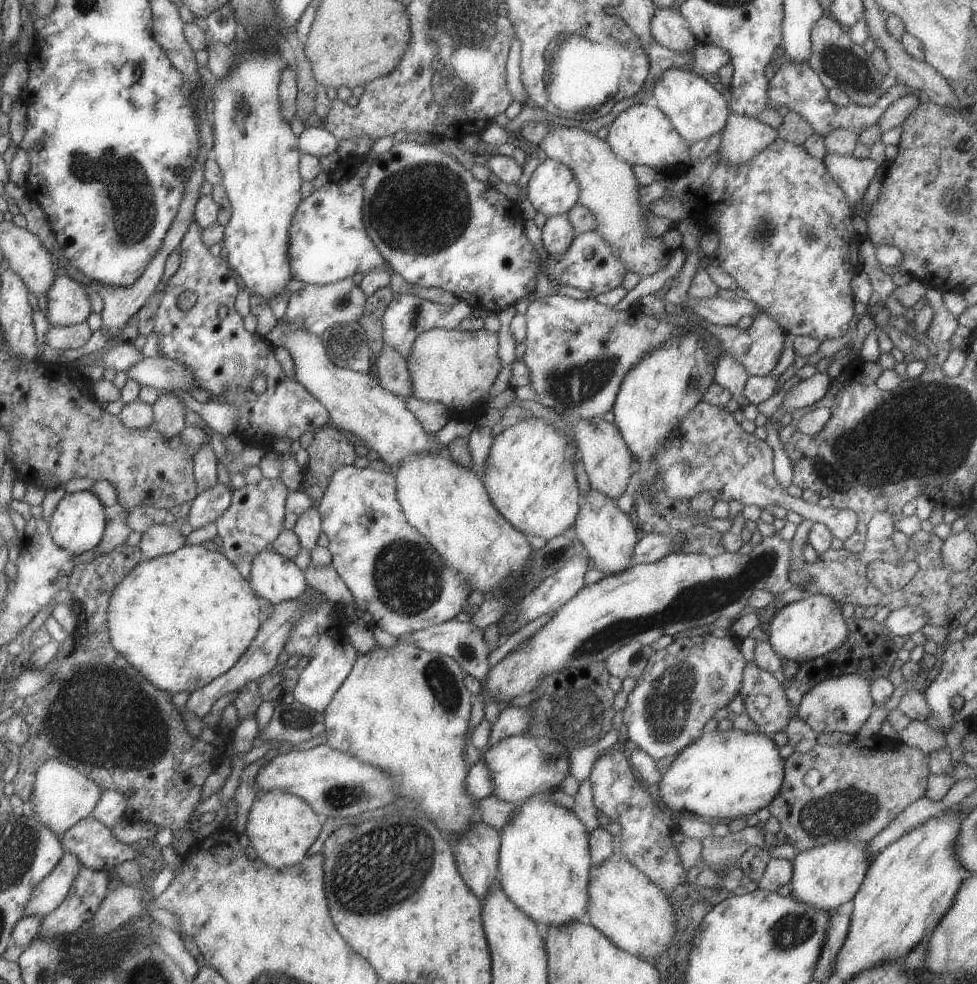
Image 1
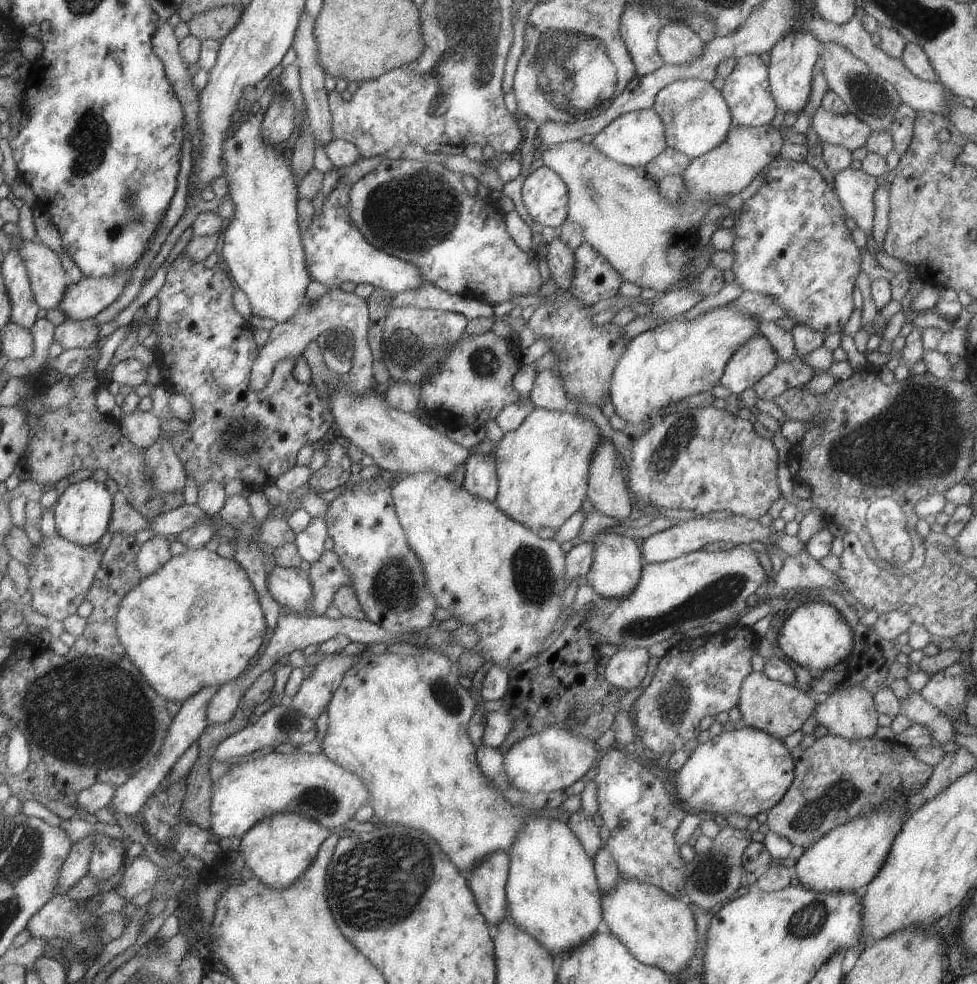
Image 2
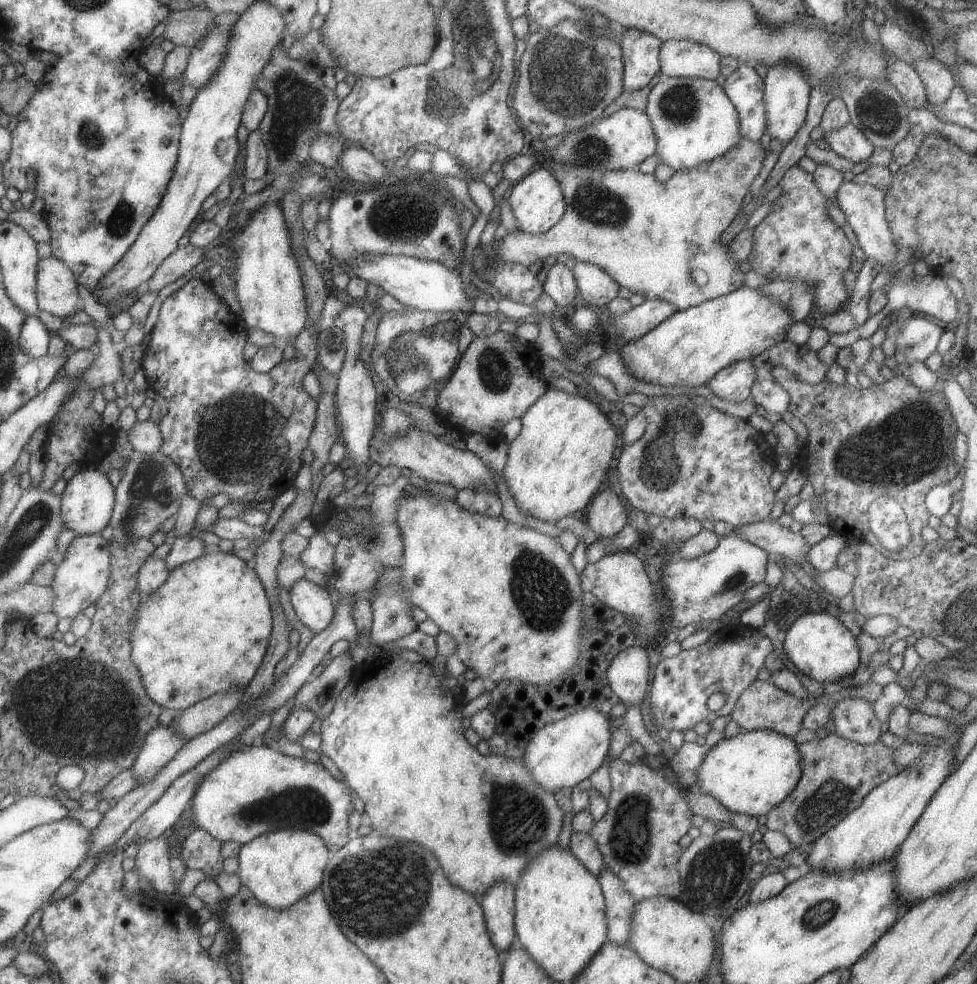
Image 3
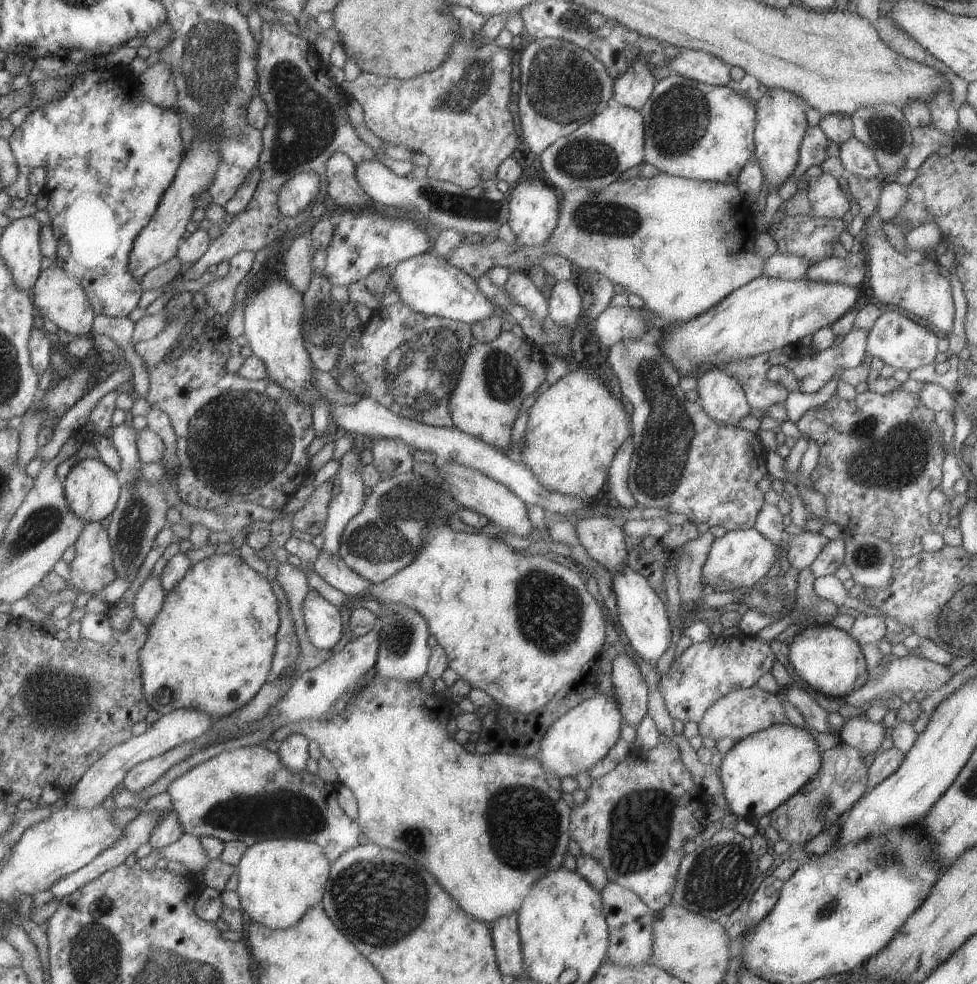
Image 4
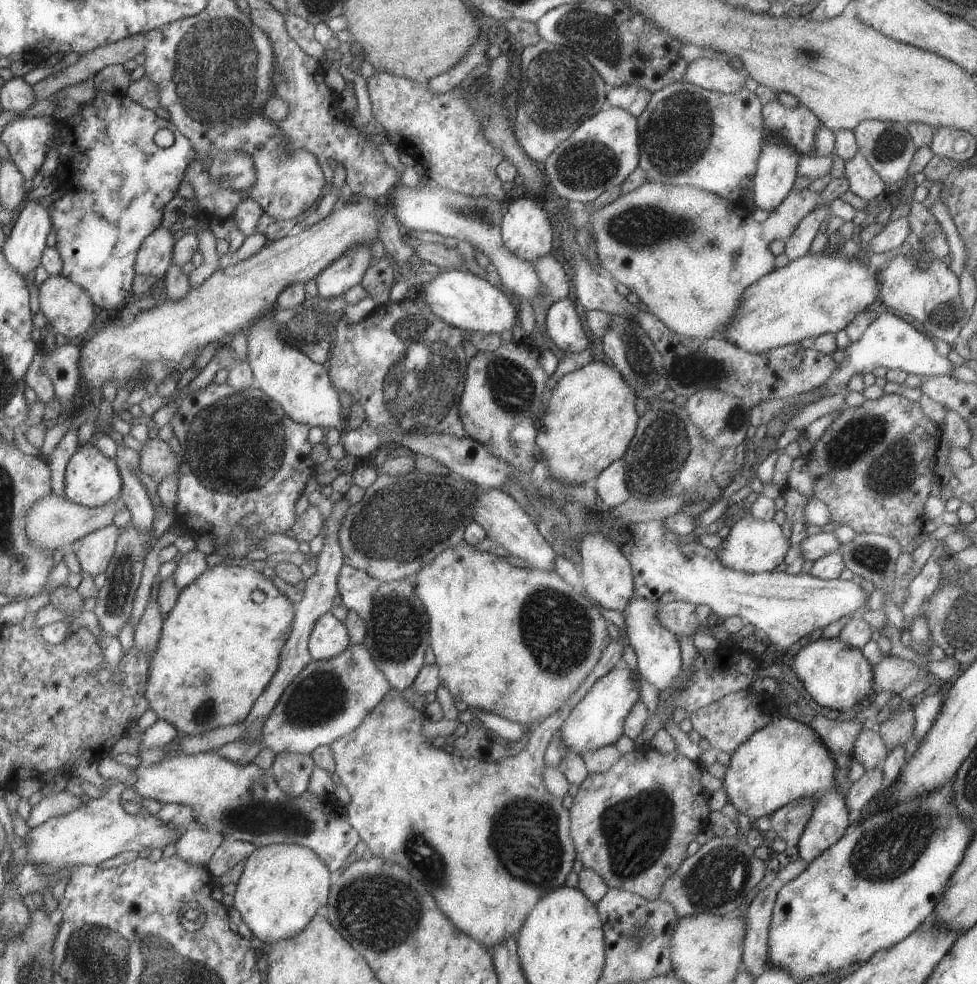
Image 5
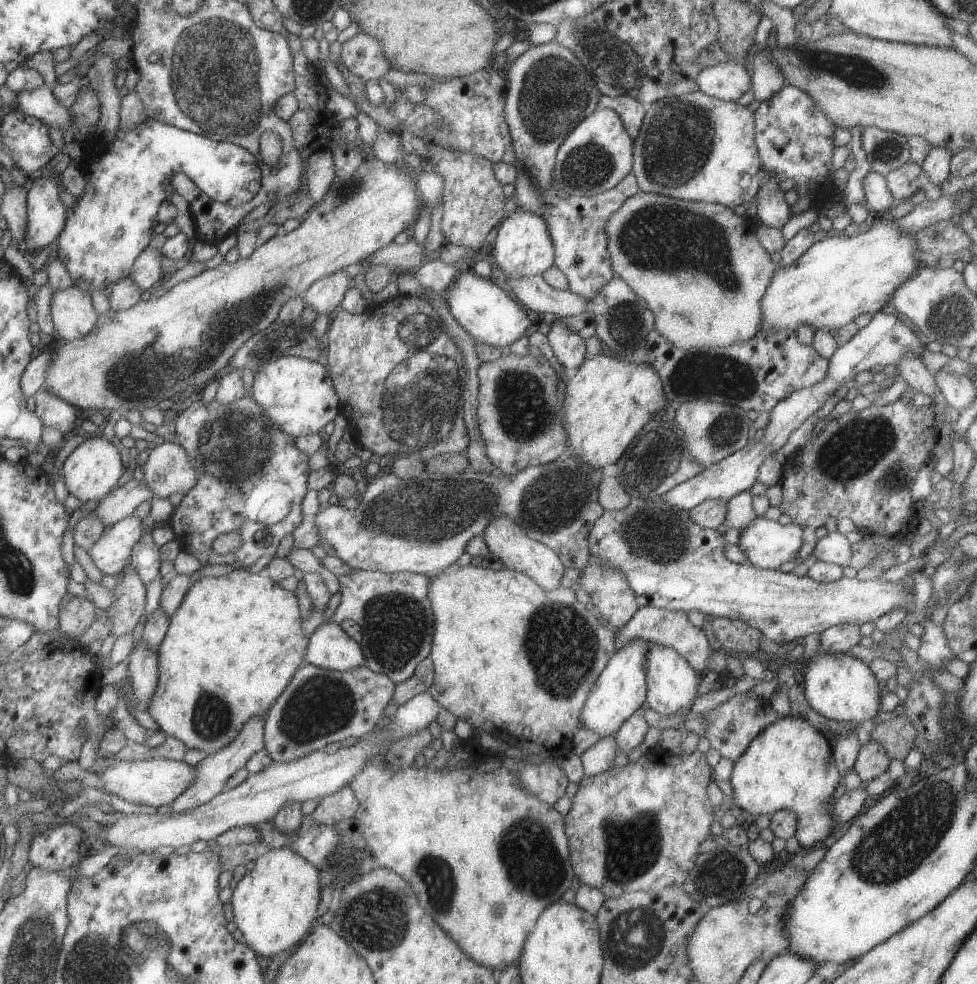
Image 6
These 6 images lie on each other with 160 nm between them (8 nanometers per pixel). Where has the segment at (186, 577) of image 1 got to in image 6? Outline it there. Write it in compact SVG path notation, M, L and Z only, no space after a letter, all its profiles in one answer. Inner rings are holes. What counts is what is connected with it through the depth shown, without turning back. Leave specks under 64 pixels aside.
M234 569L231 572L218 577L204 576L196 582L191 582L185 596L181 599L180 606L168 618L168 627L165 636L158 644L158 681L151 700L146 708L149 716L158 724L160 730L165 734L180 740L188 749L195 749L206 752L207 755L221 750L239 732L243 723L252 716L261 716L269 712L273 700L287 686L293 673L304 664L304 654L308 637L303 634L299 613L302 610L297 608L297 598L291 591L279 587L269 577L260 576L259 573L245 572L244 569Z

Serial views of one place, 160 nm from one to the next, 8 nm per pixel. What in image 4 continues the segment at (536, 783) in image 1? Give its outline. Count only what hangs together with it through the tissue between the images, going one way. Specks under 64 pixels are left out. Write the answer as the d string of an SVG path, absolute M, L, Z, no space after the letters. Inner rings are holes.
M593 695L582 700L561 715L541 738L536 759L544 770L553 772L560 780L585 773L594 767L619 740L622 716L615 696Z

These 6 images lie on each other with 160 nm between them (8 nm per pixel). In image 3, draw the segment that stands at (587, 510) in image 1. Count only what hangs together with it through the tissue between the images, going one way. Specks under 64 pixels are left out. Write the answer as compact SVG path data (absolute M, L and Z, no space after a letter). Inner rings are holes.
M629 550L614 551L604 555L601 559L593 563L587 563L585 568L579 573L581 590L591 592L599 602L609 606L612 610L625 614L639 624L639 632L645 640L651 640L659 634L659 620L661 615L655 603L654 594L650 586L645 568L641 560Z

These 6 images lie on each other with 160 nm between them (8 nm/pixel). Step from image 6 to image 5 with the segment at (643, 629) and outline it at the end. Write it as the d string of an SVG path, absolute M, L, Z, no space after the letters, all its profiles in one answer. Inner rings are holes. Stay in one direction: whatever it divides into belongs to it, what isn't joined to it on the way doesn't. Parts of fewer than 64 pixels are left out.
M674 600L667 604L658 605L657 616L659 622L676 638L678 636L692 638L699 625L695 610L696 605L693 603ZM620 636L610 640L589 674L574 690L574 696L527 731L526 748L497 762L461 758L448 754L443 747L431 745L431 737L424 735L431 726L425 714L411 707L394 688L385 693L353 730L327 745L334 760L334 772L350 794L347 818L360 840L373 855L403 866L419 882L425 882L439 910L461 932L489 948L506 936L515 936L537 898L563 885L571 871L576 858L570 837L570 812L543 784L543 753L551 735L562 725L573 705L597 680L621 663L621 651Z

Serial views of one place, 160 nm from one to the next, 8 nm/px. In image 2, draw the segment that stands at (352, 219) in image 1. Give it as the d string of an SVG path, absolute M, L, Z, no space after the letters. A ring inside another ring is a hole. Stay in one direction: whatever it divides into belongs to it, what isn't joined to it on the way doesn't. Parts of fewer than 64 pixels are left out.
M335 184L329 194L324 196L320 211L313 213L309 224L300 230L305 268L311 280L325 284L329 289L345 281L355 285L365 283L392 295L425 283L413 265L376 249L363 238L349 218L349 191L350 186Z

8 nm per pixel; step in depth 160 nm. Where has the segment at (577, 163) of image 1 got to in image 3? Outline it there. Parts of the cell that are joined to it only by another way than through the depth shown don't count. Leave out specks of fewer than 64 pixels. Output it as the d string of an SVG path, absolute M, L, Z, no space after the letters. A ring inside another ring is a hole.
M741 137L733 150L725 152L721 158L701 162L689 170L674 171L664 182L635 169L601 172L589 166L551 162L549 170L560 183L565 202L563 216L543 234L533 236L519 230L506 233L499 240L499 246L492 248L493 259L497 256L497 260L528 268L533 262L549 256L571 256L576 262L599 266L619 287L627 288L633 295L639 294L645 301L665 300L676 311L724 296L742 286L743 273L739 269L740 262L731 258L727 246L719 243L719 237L735 218L739 202L759 174L767 152L763 152L760 142ZM695 272L703 272L705 284L695 282Z

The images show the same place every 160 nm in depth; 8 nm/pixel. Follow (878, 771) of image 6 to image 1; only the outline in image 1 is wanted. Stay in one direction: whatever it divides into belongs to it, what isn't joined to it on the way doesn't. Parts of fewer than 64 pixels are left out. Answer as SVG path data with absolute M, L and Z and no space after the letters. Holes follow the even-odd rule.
M851 673L819 681L801 696L796 704L796 716L817 734L845 732L855 736L874 708L875 704L870 695L870 684L860 674Z

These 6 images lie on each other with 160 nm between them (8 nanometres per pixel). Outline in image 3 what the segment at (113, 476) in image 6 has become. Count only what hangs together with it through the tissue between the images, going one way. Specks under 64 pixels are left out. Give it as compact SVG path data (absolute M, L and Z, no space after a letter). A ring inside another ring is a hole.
M79 469L66 482L64 492L60 495L60 516L64 529L77 535L99 534L108 526L112 507L114 506L114 488L109 484L105 473L95 470Z

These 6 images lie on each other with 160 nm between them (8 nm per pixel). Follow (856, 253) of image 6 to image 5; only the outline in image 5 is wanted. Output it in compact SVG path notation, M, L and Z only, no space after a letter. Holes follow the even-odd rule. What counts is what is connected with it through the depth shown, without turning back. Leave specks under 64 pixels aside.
M823 252L816 255L807 253L802 257L790 260L784 267L770 270L754 284L744 288L742 292L742 306L737 305L733 316L724 326L722 338L727 342L746 350L748 353L760 353L788 345L798 343L803 338L816 337L823 333L835 333L844 329L856 314L867 310L869 305L877 299L878 282L876 272L878 268L872 266L863 267L854 258L834 256L834 252Z

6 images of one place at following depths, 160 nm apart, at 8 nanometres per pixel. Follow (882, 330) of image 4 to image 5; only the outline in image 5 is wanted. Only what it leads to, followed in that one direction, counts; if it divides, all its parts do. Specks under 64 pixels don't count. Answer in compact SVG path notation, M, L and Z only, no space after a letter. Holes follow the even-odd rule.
M891 312L877 314L858 340L846 346L845 350L848 357L822 383L819 388L818 398L812 402L816 402L823 396L830 396L835 392L839 392L841 388L846 388L852 374L863 375L878 366L884 366L888 369L897 368L897 370L901 369L906 373L927 377L943 375L953 377L951 375L953 364L947 360L947 357L941 356L936 351L931 339Z

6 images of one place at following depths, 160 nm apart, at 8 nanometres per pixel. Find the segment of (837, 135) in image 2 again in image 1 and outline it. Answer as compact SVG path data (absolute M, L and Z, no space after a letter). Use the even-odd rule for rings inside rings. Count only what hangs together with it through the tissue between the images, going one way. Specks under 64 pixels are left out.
M785 61L781 63L773 77L768 80L768 106L776 109L783 105L787 110L800 114L809 122L814 132L819 134L819 136L824 137L828 132L836 128L852 130L859 136L865 128L876 122L885 108L894 100L905 96L910 90L905 85L896 82L885 90L875 103L869 106L855 105L853 102L845 106L837 106L828 99L827 91L828 89L821 84L817 73L811 70L806 61Z

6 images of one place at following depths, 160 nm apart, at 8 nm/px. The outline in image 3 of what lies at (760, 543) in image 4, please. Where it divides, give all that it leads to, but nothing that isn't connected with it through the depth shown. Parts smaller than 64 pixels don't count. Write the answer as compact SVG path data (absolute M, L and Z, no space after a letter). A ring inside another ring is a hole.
M735 534L718 538L718 544L707 554L691 560L664 558L661 586L671 606L671 628L683 628L697 622L719 620L735 605L743 605L743 592L763 581L769 555L755 544Z

